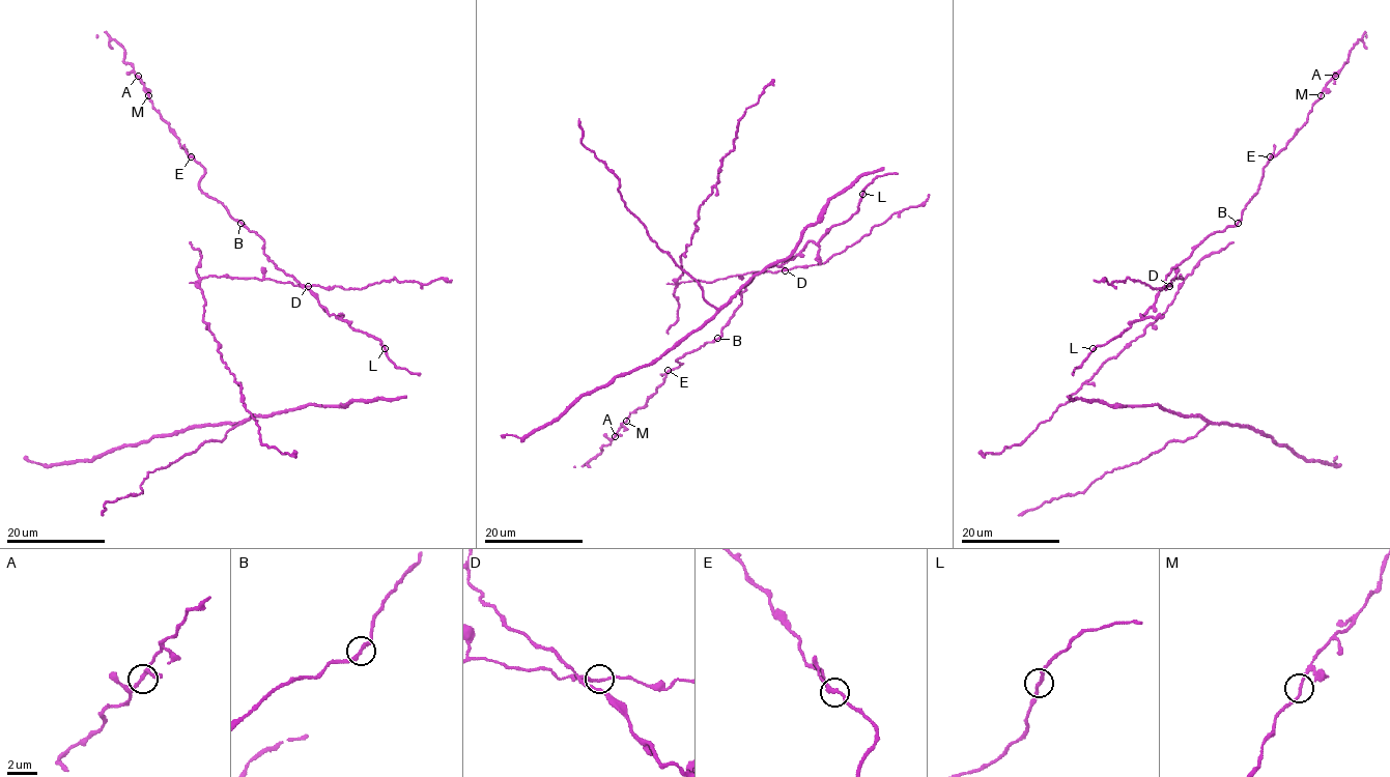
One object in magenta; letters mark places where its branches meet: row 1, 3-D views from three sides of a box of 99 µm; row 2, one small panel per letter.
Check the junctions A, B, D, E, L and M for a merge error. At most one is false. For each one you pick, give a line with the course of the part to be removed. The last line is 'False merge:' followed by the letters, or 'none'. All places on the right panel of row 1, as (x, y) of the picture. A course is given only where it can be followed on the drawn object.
D: foreign part runs (1169, 285), (1181, 276), (1183, 279), (1173, 301), (1142, 335), (1108, 358), (1047, 420), (1016, 444), (980, 452)
False merge: D

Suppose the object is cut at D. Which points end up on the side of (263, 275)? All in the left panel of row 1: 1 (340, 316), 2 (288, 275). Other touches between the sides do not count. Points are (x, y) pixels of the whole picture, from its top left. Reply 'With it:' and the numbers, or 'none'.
With it: none

